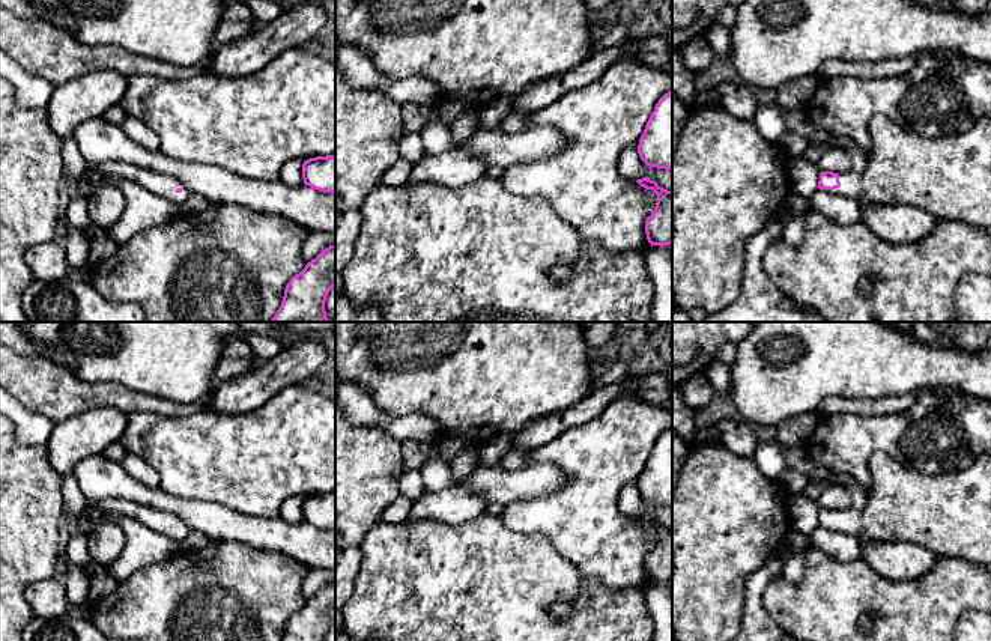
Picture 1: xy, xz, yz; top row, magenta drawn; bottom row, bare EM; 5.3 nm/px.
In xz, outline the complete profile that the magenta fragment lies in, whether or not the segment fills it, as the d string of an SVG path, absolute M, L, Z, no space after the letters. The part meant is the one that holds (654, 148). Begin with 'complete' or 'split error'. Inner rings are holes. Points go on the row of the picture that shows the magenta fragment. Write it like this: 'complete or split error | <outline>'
complete | M672 89L656 104L639 138L638 153L650 167L672 170Z

